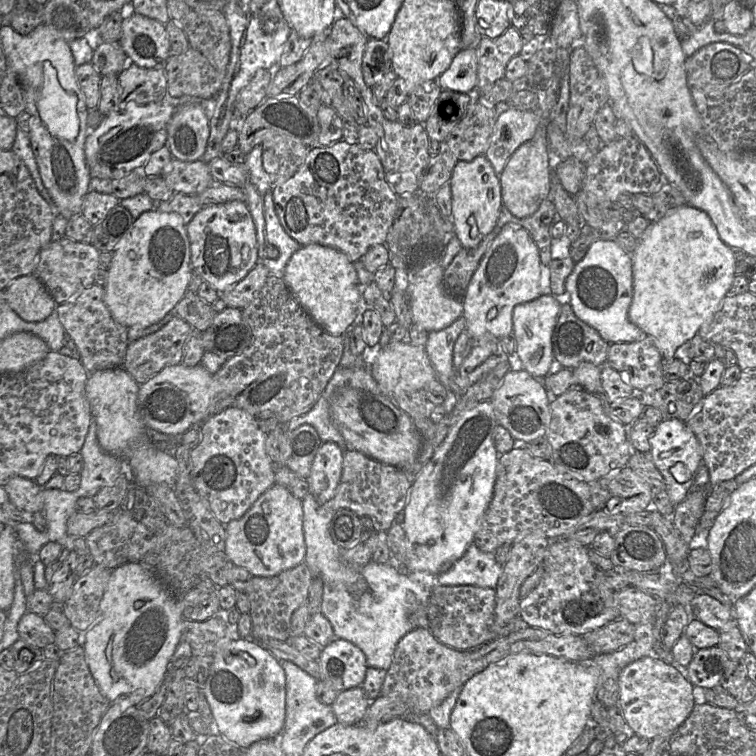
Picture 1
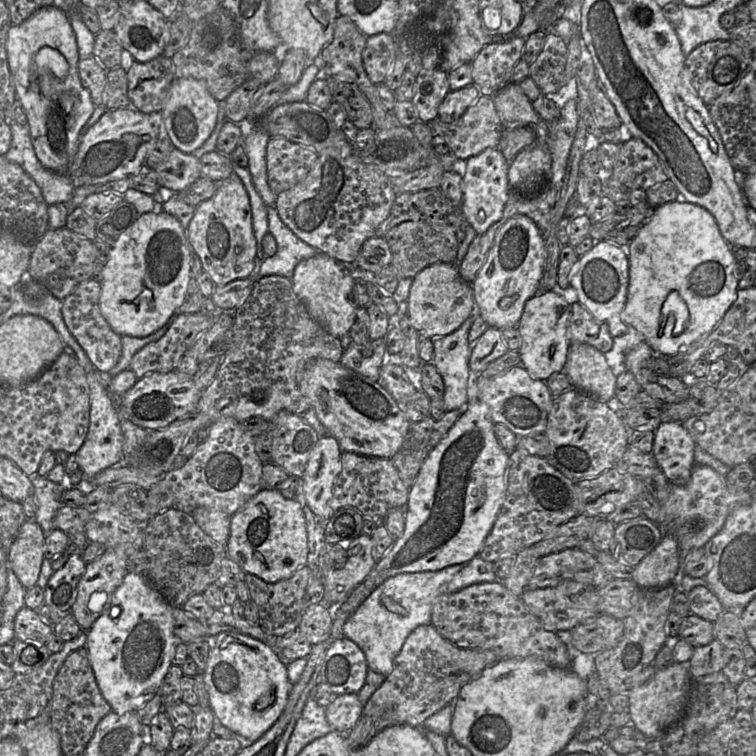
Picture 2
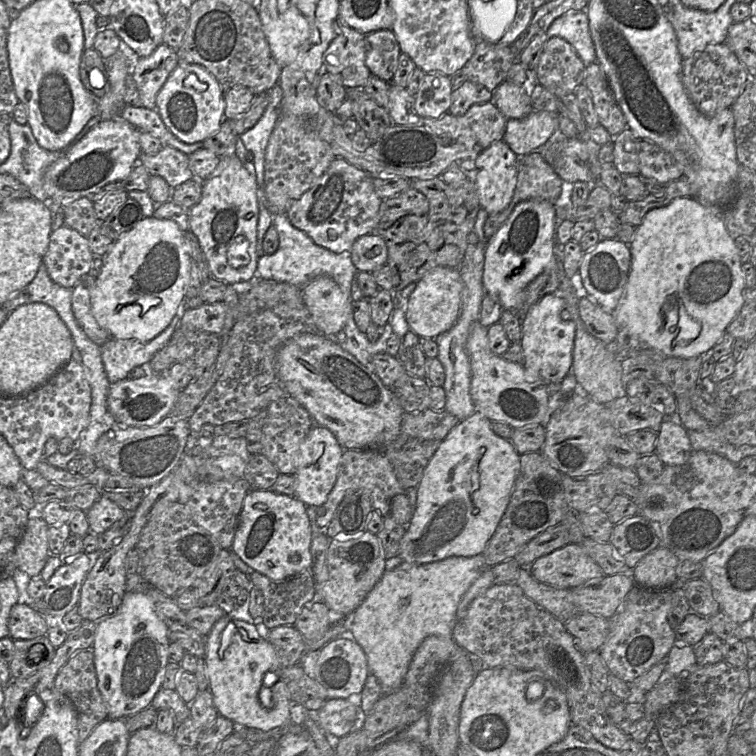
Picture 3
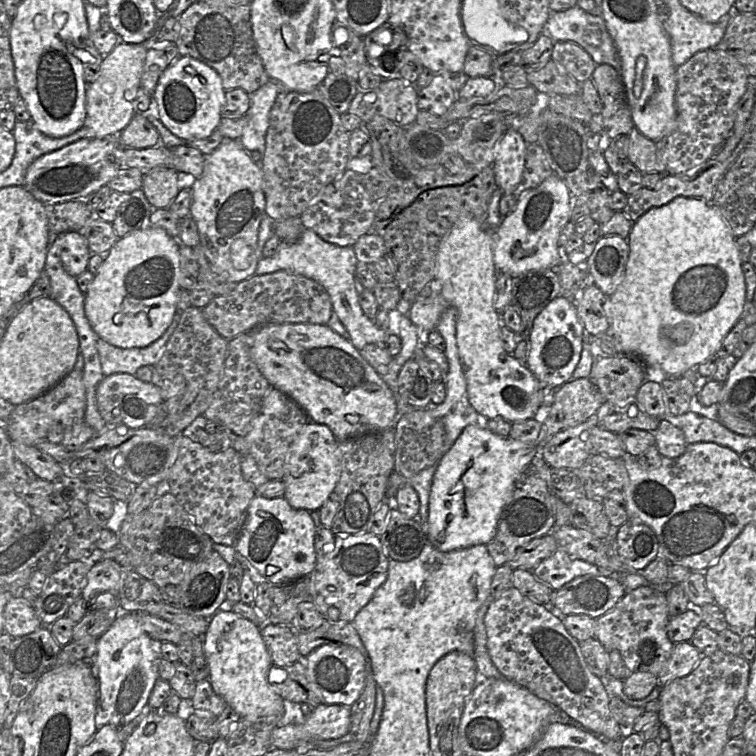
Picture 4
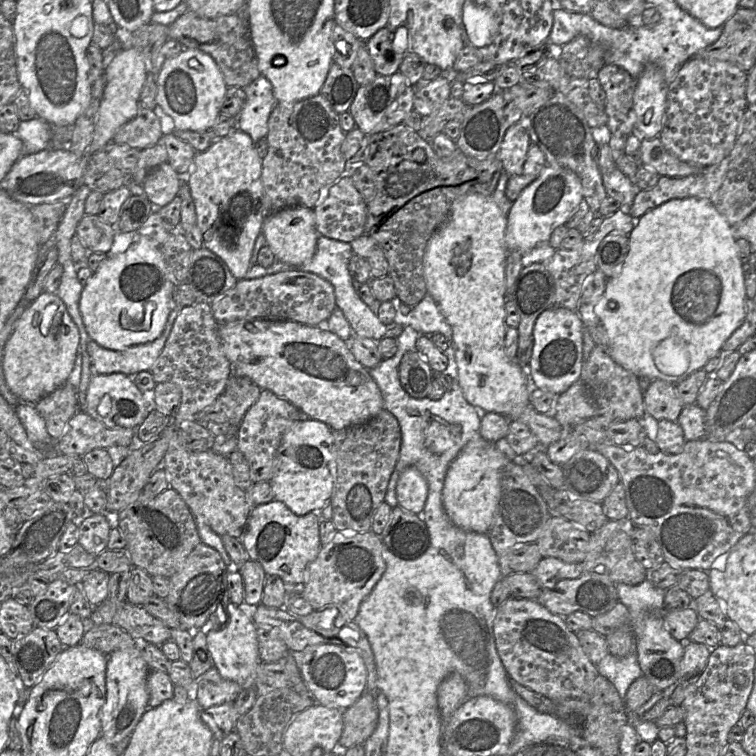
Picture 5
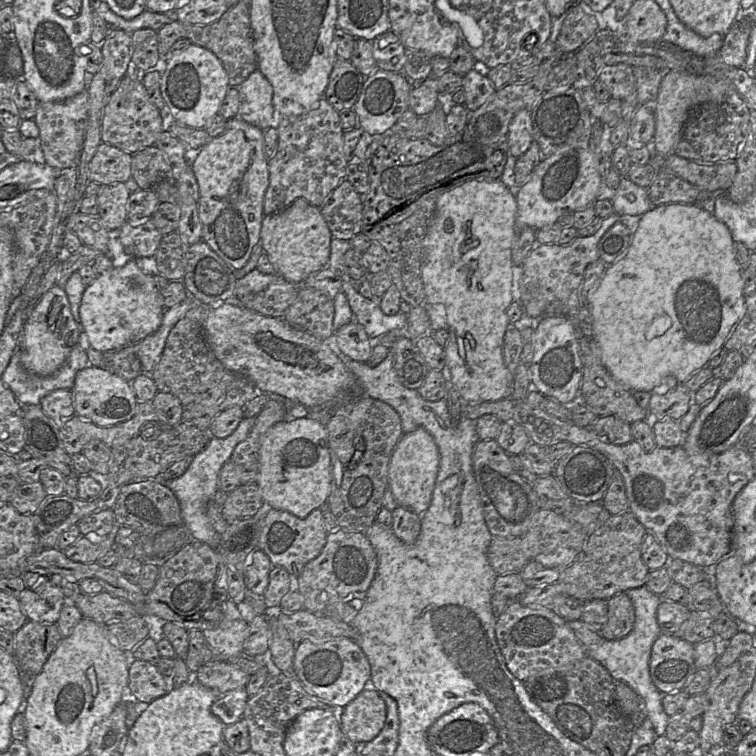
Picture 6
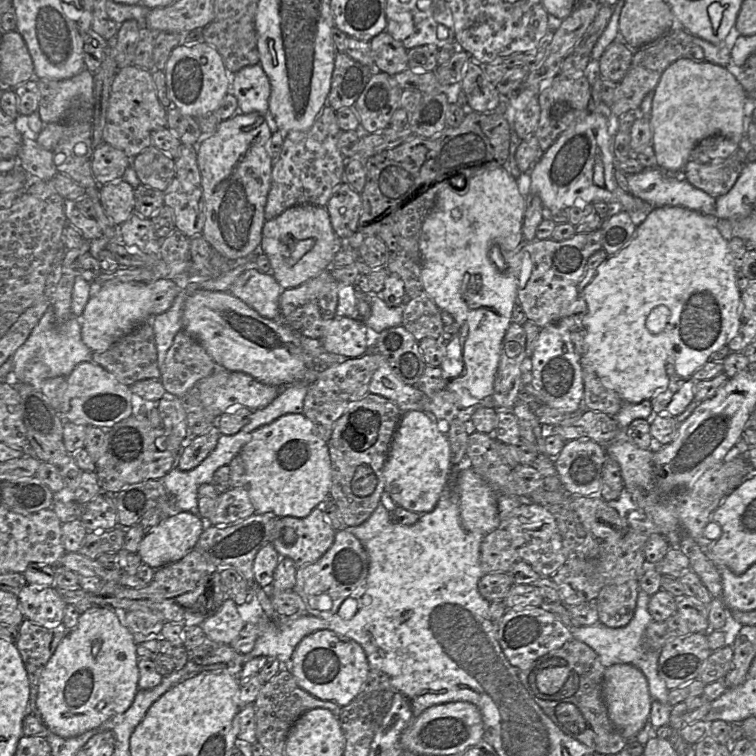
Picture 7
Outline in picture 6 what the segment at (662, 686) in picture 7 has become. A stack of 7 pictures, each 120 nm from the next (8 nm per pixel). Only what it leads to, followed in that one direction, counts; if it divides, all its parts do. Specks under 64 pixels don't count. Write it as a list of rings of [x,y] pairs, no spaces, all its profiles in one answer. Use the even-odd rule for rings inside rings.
[[[645,585],[629,589],[625,592],[633,603],[635,620],[630,633],[619,640],[606,640],[585,647],[586,654],[600,663],[615,681],[621,681],[630,686],[643,700],[647,717],[653,724],[656,737],[664,735],[669,716],[662,706],[663,694],[654,685],[649,670],[651,649],[662,633],[657,623],[657,608],[661,596],[651,592]]]

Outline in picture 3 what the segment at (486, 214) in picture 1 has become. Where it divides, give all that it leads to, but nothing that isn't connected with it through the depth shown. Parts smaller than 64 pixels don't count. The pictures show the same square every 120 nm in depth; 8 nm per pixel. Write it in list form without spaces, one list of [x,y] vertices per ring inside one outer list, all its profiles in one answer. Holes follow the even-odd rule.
[[[503,139],[493,142],[477,157],[477,196],[489,215],[500,213],[509,205],[517,184],[518,159]]]

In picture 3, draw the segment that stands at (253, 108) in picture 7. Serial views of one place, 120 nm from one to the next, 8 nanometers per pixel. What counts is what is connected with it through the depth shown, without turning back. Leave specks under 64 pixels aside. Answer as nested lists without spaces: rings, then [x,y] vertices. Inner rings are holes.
[[[276,84],[269,93],[269,103],[258,122],[239,137],[245,148],[253,154],[256,182],[264,188],[265,154],[270,135],[279,117],[282,89]]]

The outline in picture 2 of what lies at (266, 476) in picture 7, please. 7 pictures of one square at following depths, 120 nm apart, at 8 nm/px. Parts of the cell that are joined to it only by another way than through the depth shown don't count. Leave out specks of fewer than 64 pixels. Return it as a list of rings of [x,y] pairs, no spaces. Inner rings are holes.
[[[330,434],[320,437],[301,477],[305,503],[324,529],[330,519],[329,502],[335,481],[342,468],[342,452],[335,437]]]

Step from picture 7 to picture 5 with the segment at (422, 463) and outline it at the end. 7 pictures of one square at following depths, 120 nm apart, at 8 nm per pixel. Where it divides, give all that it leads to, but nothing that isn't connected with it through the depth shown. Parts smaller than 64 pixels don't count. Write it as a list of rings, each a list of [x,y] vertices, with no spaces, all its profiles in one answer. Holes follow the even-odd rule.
[[[414,466],[406,467],[396,484],[398,506],[404,510],[422,514],[428,495],[428,483]]]

